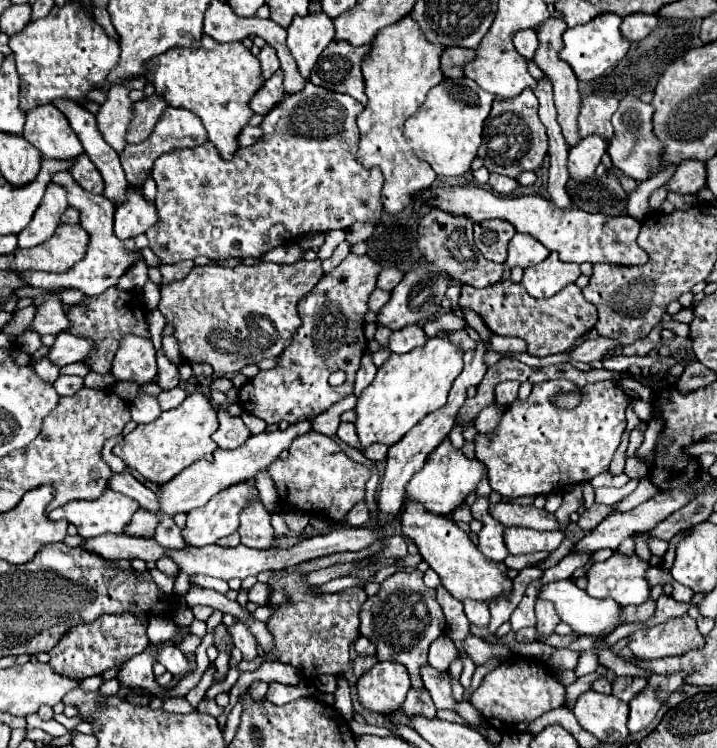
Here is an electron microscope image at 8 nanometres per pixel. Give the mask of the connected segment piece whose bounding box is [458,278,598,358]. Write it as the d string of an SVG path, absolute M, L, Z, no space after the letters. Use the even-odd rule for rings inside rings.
M508 278L508 280L500 280L486 288L462 286L462 294L458 302L462 308L468 308L480 314L484 324L494 334L516 336L516 338L526 340L528 354L538 356L538 358L566 352L574 344L574 340L584 336L588 330L592 330L592 326L598 320L598 312L594 304L590 304L582 296L582 290L576 284L562 288L562 292L558 292L552 298L536 300L522 288L522 284L514 284Z

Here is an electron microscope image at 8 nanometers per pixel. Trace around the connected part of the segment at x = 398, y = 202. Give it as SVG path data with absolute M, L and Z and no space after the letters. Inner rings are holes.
M408 14L374 36L370 50L366 52L366 60L362 62L364 92L368 102L356 118L360 130L360 150L356 156L358 162L366 164L366 168L378 166L382 170L382 200L386 212L390 214L398 214L404 206L412 204L414 194L430 188L436 180L432 166L414 156L404 138L404 122L426 102L428 92L446 80L440 68L444 52L442 44L432 44L422 34L420 26Z

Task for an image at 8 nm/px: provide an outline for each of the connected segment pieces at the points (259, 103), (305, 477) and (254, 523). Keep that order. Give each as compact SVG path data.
M276 70L274 76L268 78L268 80L264 82L264 86L252 96L250 108L252 108L256 114L268 114L268 112L284 98L282 78L284 78L284 72L282 72L282 70Z
M316 430L302 436L302 440L294 440L290 446L290 456L270 464L268 474L284 506L288 504L304 514L328 516L338 524L346 524L346 514L352 506L364 502L366 482L370 478L370 470L366 466L348 458L332 436Z
M252 502L248 504L248 508L244 508L240 516L238 534L242 538L242 544L248 548L268 550L272 546L276 534L270 526L270 514L262 506L262 502Z

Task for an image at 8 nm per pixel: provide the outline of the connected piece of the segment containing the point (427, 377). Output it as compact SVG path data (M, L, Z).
M448 334L426 338L424 346L410 350L408 354L390 354L390 358L378 368L376 378L364 388L356 404L356 432L362 448L374 442L396 444L412 430L426 414L446 404L452 382L462 372L464 350L454 344Z

